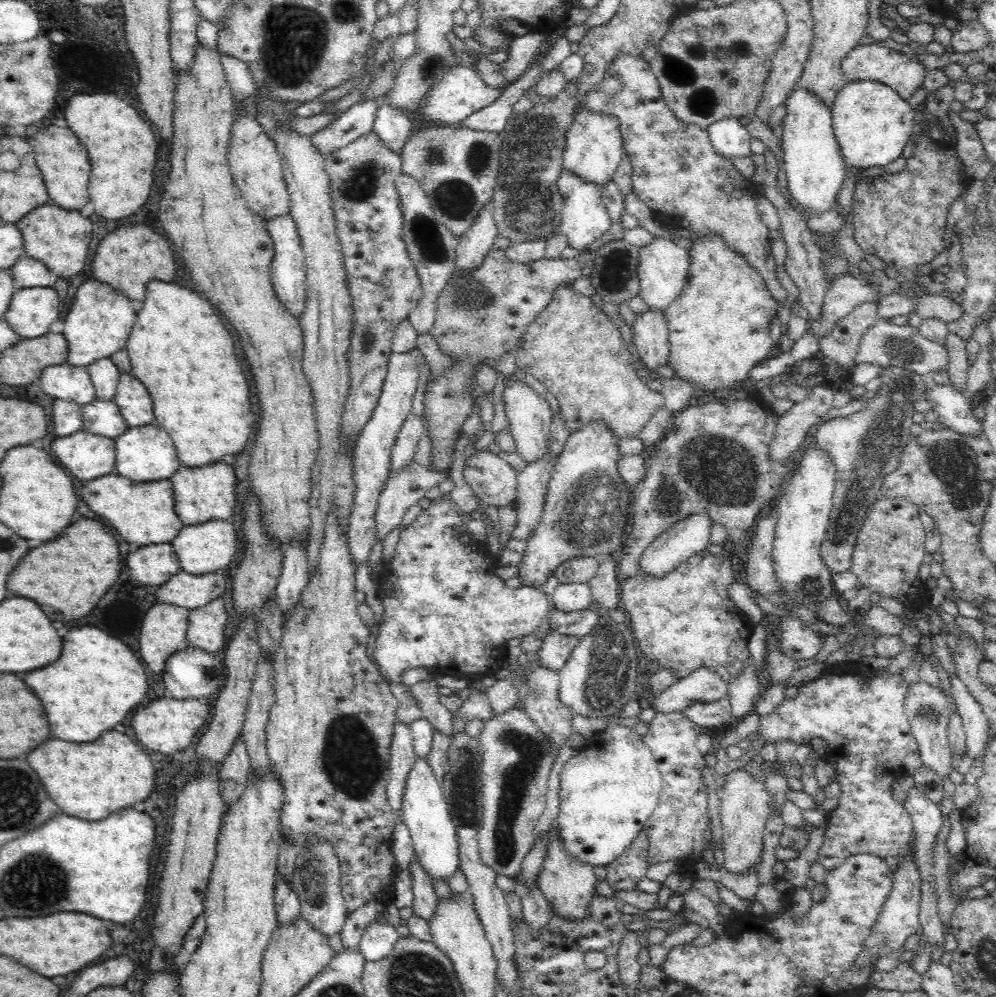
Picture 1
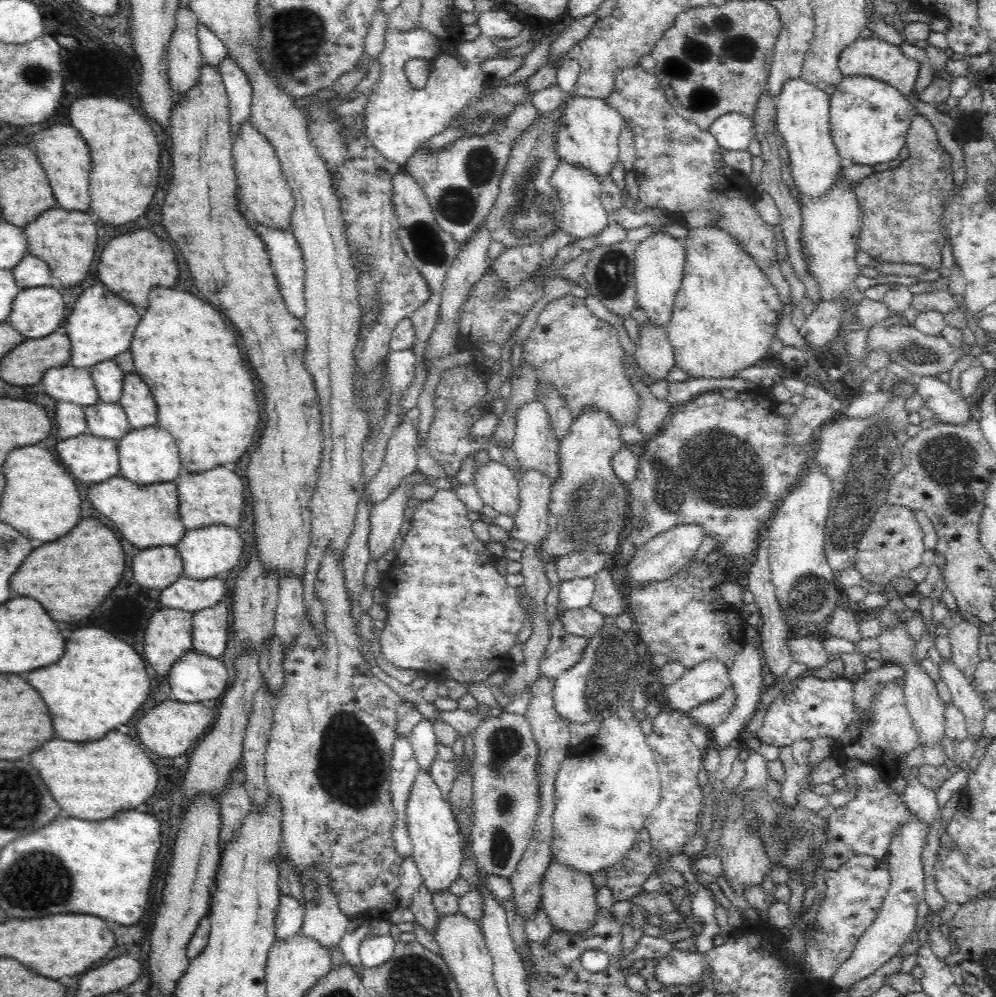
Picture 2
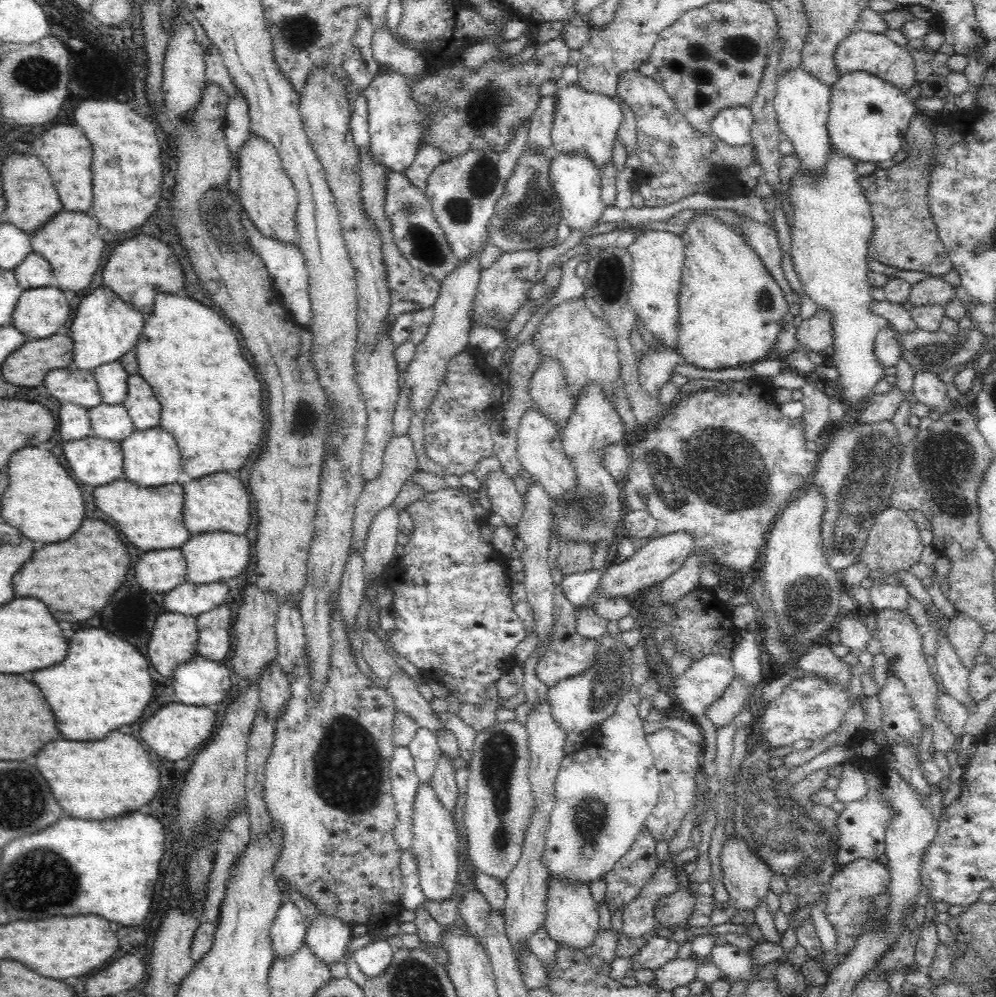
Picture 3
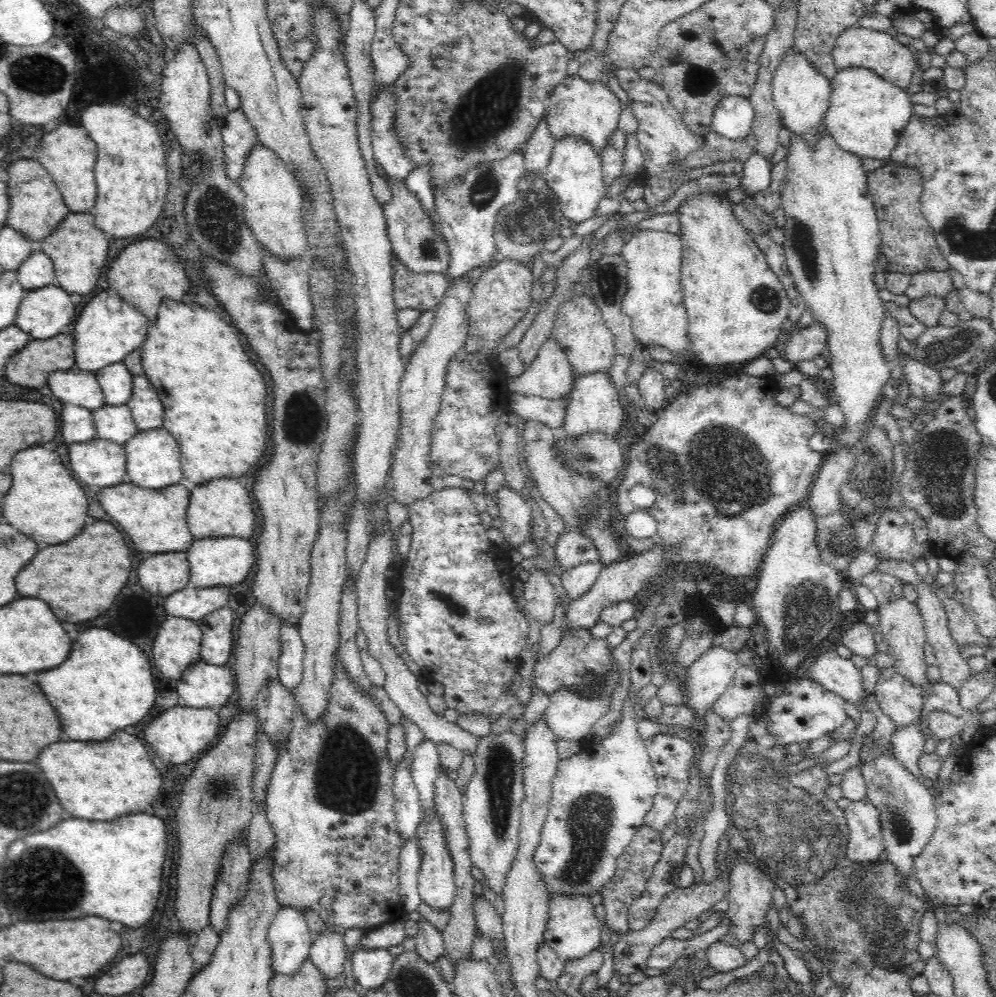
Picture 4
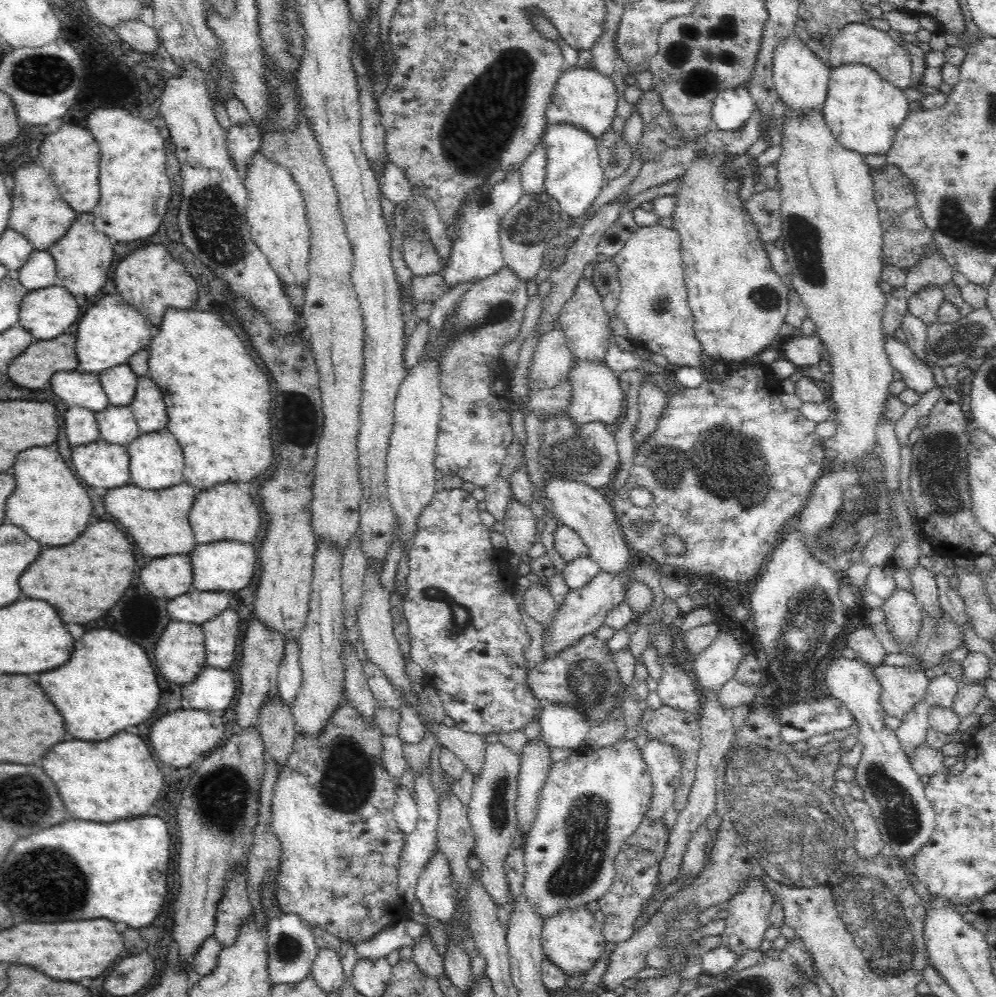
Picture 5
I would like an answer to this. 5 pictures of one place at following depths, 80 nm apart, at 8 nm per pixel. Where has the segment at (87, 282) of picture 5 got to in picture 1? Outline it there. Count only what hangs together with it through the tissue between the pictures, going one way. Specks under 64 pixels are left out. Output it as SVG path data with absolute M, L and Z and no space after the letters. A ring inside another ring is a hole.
M49 202L37 207L15 225L22 233L24 255L44 263L56 276L70 278L84 268L92 239L92 222L80 216L78 211L62 209Z

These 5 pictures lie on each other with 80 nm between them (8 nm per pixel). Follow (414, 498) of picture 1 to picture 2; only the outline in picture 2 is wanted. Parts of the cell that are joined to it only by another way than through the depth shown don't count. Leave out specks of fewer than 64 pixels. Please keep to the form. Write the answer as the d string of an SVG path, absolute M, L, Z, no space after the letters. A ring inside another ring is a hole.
M414 468L410 475L400 480L398 486L384 500L376 502L369 518L371 529L368 546L371 558L380 558L398 537L405 519L404 510L406 510L408 502L414 498L412 494L414 486L429 484L433 479L436 478L426 476Z

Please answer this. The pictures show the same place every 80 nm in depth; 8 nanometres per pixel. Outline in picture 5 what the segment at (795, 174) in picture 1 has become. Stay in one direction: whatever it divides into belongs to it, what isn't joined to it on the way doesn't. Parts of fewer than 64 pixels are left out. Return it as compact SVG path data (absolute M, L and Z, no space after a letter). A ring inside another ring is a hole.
M789 34L778 42L774 53L773 80L779 100L786 110L794 113L808 113L809 109L817 113L823 112L829 89L831 70L811 51L795 34Z

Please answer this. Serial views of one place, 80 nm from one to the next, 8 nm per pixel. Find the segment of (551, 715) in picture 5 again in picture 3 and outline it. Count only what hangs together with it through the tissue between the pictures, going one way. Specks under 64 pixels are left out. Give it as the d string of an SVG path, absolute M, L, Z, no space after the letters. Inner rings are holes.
M606 630L596 639L597 653L595 662L581 674L560 680L548 691L548 701L556 725L573 738L586 731L592 723L601 724L614 715L618 702L634 688L632 672L634 657L632 649L627 647L620 633Z

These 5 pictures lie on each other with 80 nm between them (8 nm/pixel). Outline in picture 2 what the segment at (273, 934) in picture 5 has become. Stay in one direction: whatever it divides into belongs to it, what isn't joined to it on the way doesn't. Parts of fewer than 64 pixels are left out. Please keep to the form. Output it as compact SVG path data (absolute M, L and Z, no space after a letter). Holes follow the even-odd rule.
M280 892L275 916L275 933L278 939L288 939L301 930L304 920L303 906L293 896Z

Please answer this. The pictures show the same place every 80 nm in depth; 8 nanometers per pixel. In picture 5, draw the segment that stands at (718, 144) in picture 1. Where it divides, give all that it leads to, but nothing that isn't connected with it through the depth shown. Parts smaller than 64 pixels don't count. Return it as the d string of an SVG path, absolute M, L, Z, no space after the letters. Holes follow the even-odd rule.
M746 86L723 89L713 100L713 126L724 132L736 132L747 123L754 111L755 104Z

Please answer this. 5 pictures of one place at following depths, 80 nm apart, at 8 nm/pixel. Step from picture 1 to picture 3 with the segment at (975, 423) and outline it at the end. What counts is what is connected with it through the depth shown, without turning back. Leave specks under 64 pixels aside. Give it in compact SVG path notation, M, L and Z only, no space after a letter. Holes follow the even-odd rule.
M916 371L912 391L918 403L932 409L938 409L942 414L953 408L959 399L947 395L947 384L937 374L930 371Z

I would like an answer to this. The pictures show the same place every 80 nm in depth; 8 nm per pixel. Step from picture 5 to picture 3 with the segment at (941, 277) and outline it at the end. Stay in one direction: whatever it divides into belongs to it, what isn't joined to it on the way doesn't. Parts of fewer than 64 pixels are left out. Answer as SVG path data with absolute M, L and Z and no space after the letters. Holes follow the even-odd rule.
M931 277L912 287L909 302L914 308L922 308L922 306L942 306L946 308L954 297L955 287L945 282L941 277Z

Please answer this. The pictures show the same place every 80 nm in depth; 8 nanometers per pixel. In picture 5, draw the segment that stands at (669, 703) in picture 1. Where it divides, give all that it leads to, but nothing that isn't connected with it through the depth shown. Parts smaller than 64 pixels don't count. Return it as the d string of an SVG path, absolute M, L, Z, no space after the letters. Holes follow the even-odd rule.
M720 631L716 640L702 654L696 656L694 676L701 696L719 696L724 684L734 676L746 653L740 641L729 632Z

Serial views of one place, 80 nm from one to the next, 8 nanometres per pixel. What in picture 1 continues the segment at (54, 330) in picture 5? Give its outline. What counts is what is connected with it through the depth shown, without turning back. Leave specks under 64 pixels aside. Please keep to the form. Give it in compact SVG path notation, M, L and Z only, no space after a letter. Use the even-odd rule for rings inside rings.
M51 287L15 290L3 319L22 339L44 336L61 314L59 297Z

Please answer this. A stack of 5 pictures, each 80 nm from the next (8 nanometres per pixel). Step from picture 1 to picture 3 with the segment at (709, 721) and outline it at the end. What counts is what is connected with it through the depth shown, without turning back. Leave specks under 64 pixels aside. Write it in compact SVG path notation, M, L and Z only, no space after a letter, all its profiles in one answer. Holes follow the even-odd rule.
M735 678L726 688L726 691L706 708L705 716L712 722L712 725L719 727L728 725L738 712L741 712L749 702L749 688L743 684L743 680Z

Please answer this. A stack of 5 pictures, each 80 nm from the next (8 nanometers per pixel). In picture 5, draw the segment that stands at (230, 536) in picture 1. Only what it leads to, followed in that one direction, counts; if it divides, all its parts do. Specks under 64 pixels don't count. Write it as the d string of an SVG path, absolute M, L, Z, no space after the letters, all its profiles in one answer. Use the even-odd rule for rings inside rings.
M218 540L215 543L196 544L190 552L192 563L192 588L200 591L237 592L248 586L254 576L254 564L257 553L254 545L241 543L236 540Z

